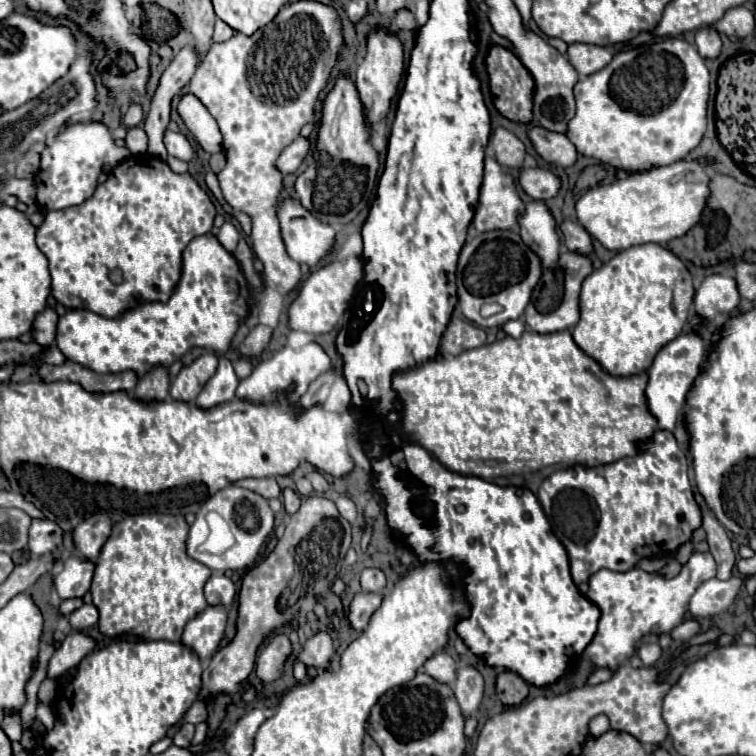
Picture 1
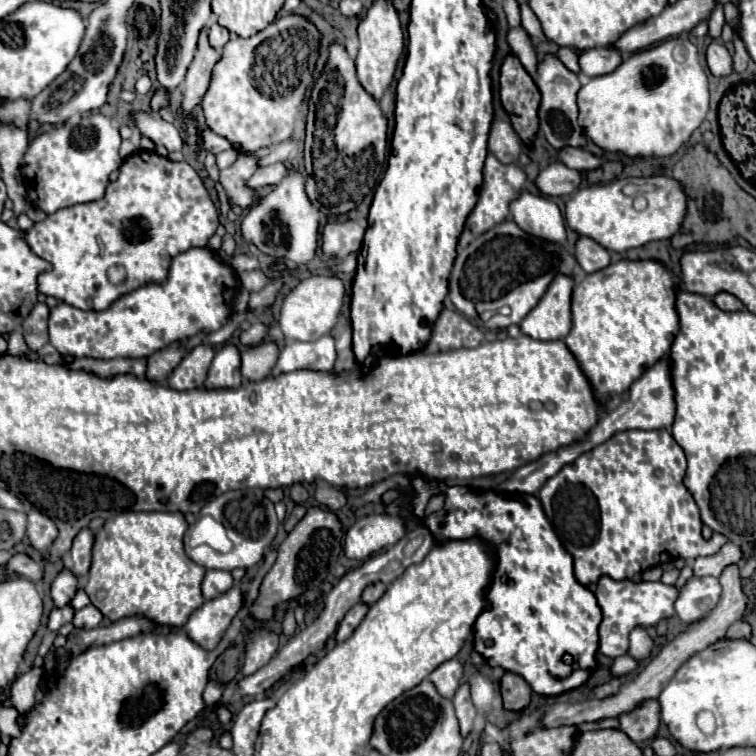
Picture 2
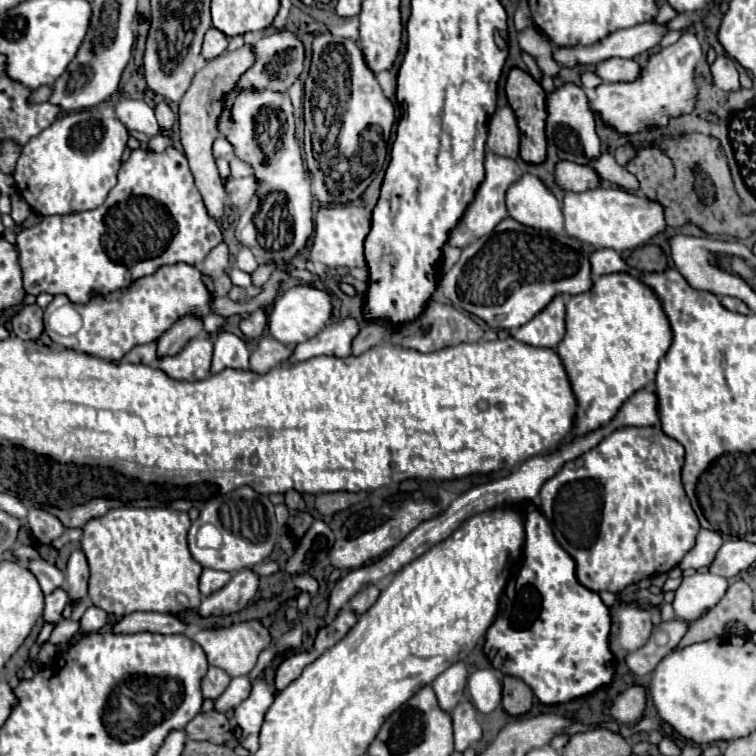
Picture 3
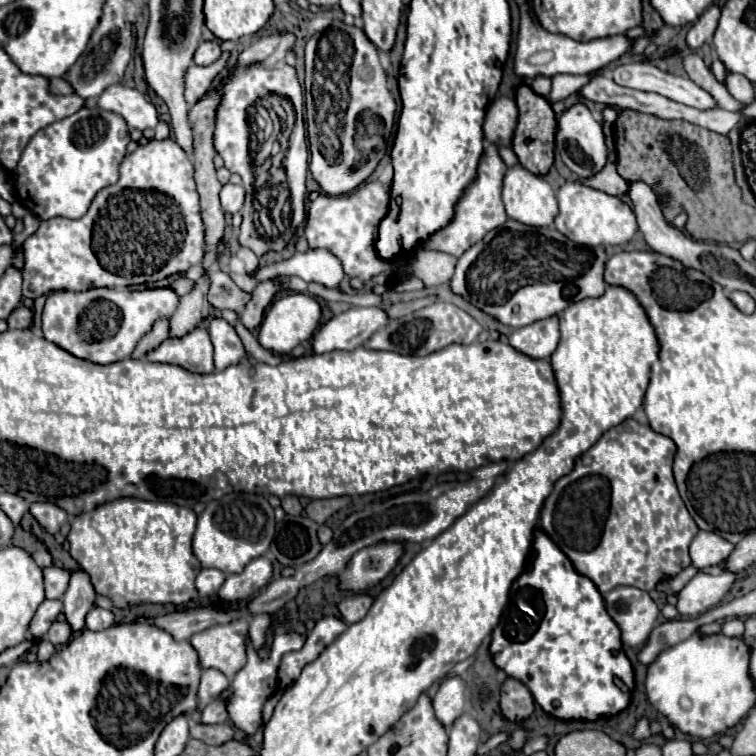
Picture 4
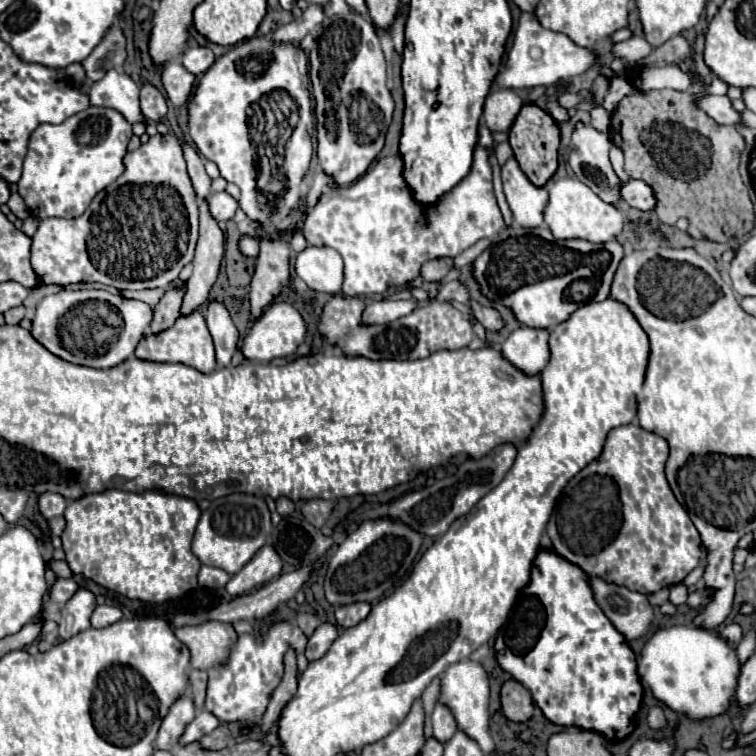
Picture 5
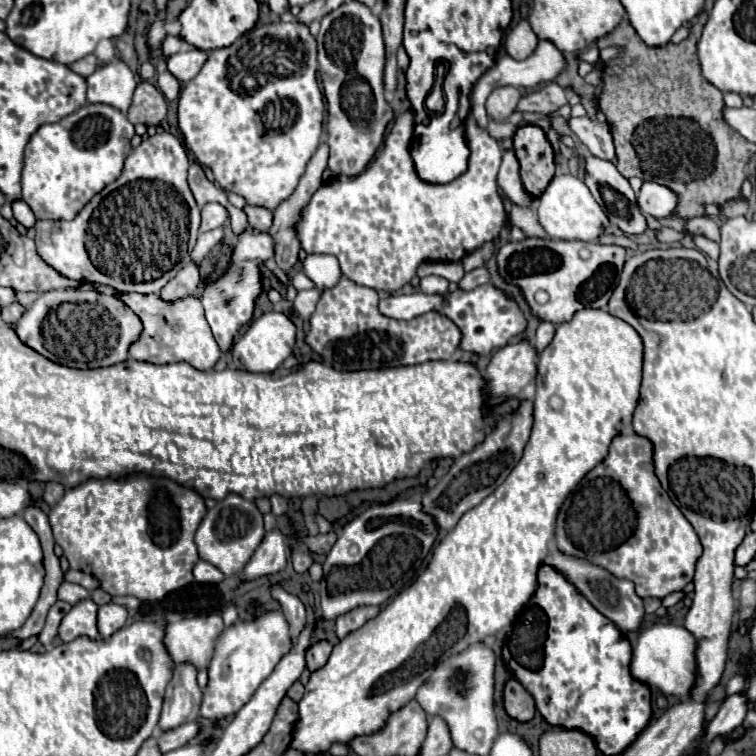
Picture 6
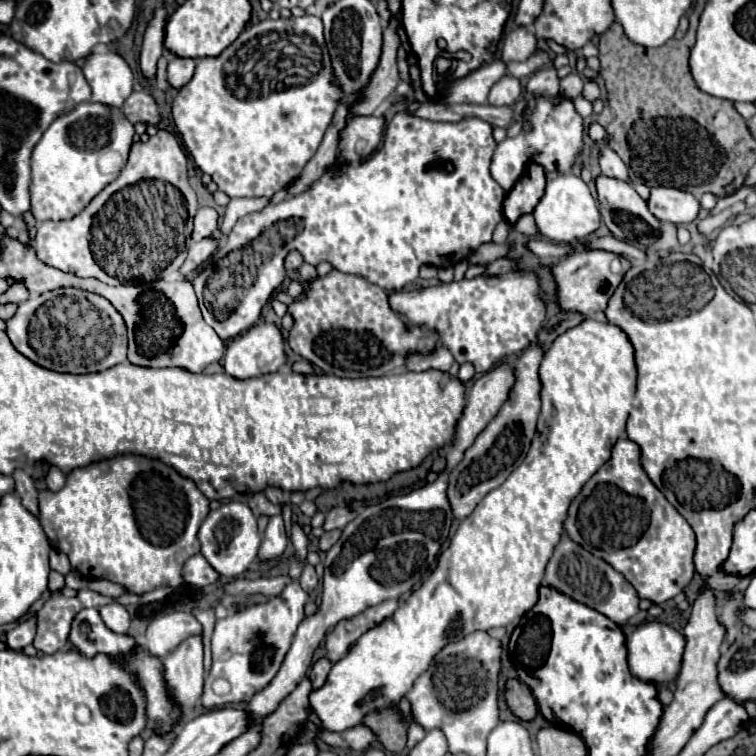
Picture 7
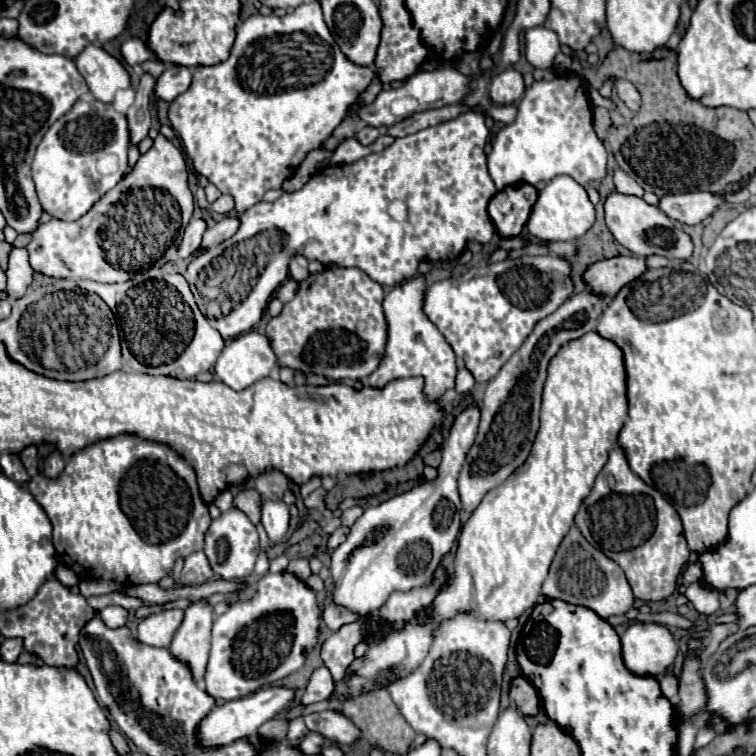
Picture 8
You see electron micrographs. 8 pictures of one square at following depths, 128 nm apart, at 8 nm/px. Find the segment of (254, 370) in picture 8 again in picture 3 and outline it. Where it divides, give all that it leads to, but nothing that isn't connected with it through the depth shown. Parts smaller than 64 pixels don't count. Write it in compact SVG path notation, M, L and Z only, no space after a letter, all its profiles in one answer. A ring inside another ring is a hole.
M312 284L292 286L276 298L272 312L270 312L270 320L268 320L268 330L278 342L296 346L300 342L306 342L308 338L316 336L328 324L328 320L332 316L332 308L334 308L332 294L328 290L316 288Z

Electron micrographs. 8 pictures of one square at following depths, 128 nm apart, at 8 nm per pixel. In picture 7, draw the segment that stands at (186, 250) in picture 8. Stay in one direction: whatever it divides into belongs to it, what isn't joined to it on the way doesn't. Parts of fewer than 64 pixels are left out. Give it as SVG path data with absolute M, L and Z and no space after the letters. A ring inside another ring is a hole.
M200 206L194 220L196 220L194 222L194 232L192 232L192 240L194 242L212 236L218 230L218 212L214 208Z

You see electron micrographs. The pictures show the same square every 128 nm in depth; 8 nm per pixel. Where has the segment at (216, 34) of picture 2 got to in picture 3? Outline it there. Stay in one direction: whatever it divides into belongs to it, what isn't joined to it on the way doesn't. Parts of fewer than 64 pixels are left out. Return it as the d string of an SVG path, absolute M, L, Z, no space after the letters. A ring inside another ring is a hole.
M210 28L208 34L204 36L202 56L208 58L208 60L210 60L210 58L216 58L216 56L220 56L220 54L226 50L226 46L228 46L226 34L222 34L222 32L216 30L216 28Z

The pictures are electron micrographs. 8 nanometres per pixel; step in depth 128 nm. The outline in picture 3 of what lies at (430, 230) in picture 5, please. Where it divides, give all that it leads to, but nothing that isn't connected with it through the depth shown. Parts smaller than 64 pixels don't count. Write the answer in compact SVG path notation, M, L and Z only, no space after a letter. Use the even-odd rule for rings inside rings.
M486 152L486 164L484 166L486 166L486 178L480 184L480 188L476 190L476 198L466 208L462 220L450 232L450 242L448 242L450 246L458 246L458 248L468 246L470 242L482 238L484 234L490 234L496 228L496 224L508 216L506 204L504 204L504 194L506 194L508 186L512 182L516 182L516 178L520 178L522 170L518 168L518 164L512 158L504 158L504 156L498 156L498 154L492 154L492 152ZM338 204L338 206L324 206L318 210L314 218L316 230L312 236L312 260L322 262L328 268L366 268L364 260L364 240L370 232L370 218L366 216L364 208L354 204Z

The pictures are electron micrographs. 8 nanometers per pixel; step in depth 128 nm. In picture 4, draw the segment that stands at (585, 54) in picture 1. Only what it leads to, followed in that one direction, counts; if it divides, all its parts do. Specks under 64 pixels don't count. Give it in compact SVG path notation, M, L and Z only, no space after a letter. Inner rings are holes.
M650 62L620 64L612 70L612 78L620 86L644 92L656 92L692 108L700 110L716 108L714 98L708 92L704 92L700 86L696 86L690 78L662 72Z

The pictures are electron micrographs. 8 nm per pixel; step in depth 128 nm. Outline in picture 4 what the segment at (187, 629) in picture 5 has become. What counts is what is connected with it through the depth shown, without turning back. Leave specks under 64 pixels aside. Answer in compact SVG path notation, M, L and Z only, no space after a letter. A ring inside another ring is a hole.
M246 618L210 626L208 630L202 630L190 638L190 644L200 654L202 668L216 668L228 680L232 680L232 674L244 666L248 642L250 638Z

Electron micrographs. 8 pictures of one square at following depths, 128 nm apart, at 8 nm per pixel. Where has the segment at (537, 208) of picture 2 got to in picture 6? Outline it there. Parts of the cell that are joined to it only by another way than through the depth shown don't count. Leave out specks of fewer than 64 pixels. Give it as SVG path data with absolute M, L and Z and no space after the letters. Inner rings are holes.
M508 150L502 156L502 166L500 166L500 172L498 172L498 184L500 184L500 188L504 190L504 194L508 196L508 200L512 204L516 204L516 206L532 206L534 198L524 190L514 150Z

